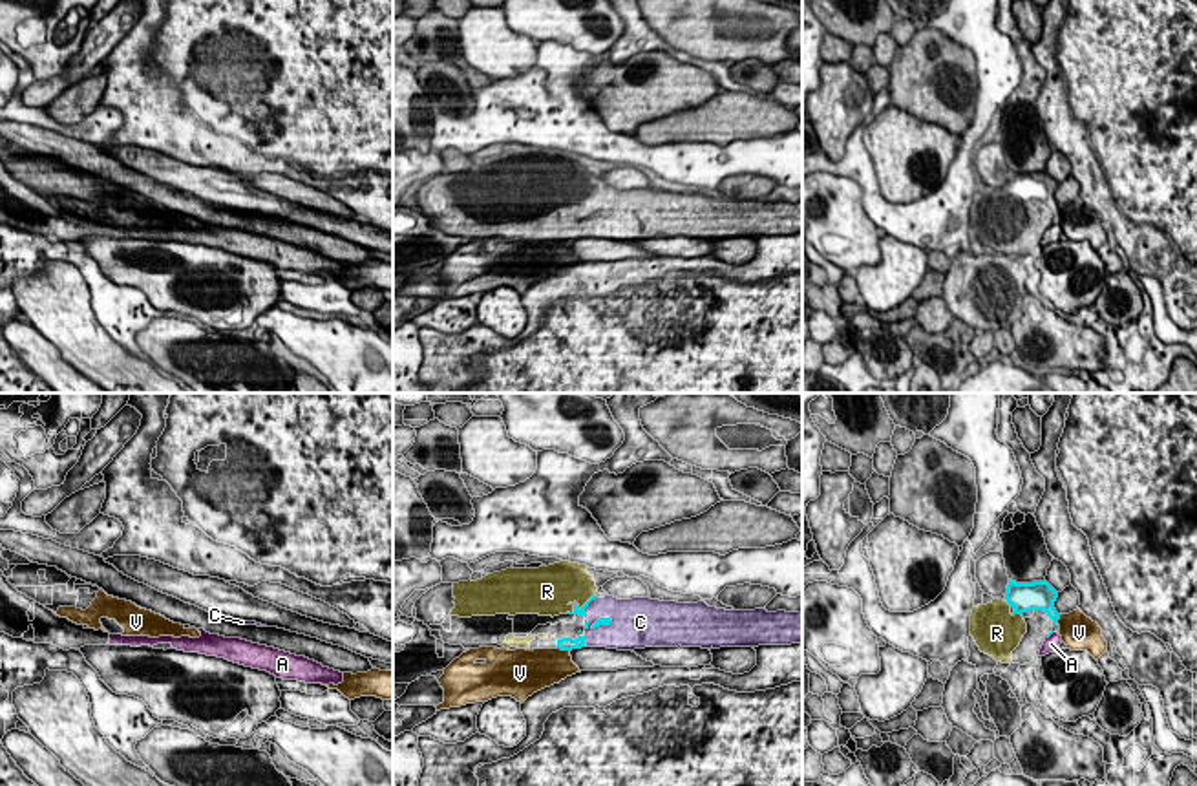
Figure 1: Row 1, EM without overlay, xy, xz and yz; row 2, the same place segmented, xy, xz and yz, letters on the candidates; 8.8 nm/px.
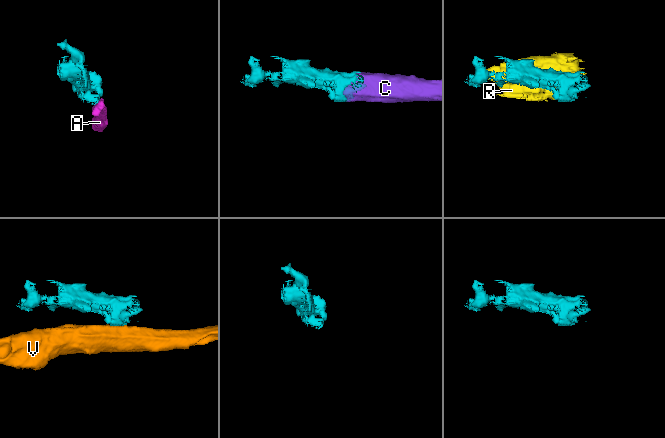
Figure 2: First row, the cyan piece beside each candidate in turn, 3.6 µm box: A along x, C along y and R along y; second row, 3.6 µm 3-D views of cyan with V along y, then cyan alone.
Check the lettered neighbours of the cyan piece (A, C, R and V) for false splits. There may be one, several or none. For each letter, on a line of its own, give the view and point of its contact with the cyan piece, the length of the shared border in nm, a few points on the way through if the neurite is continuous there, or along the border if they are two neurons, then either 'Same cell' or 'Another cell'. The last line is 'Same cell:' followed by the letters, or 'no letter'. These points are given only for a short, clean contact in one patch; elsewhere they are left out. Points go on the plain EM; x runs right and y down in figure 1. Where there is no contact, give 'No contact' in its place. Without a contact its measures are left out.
A: Touches cyan at yz (1049, 225). Shared border 80 nm. Another cell
C: Touches cyan at xz (598, 216). Shared border 260 nm. Same cell
R: Touches cyan at yz (1020, 203). Shared border 120 nm. Same cell
V: Touches cyan at xz (565, 240). Shared border 100 nm. Another cell
Same cell: C, R

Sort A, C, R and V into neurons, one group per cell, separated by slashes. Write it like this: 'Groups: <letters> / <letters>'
Groups: A / C R / V

